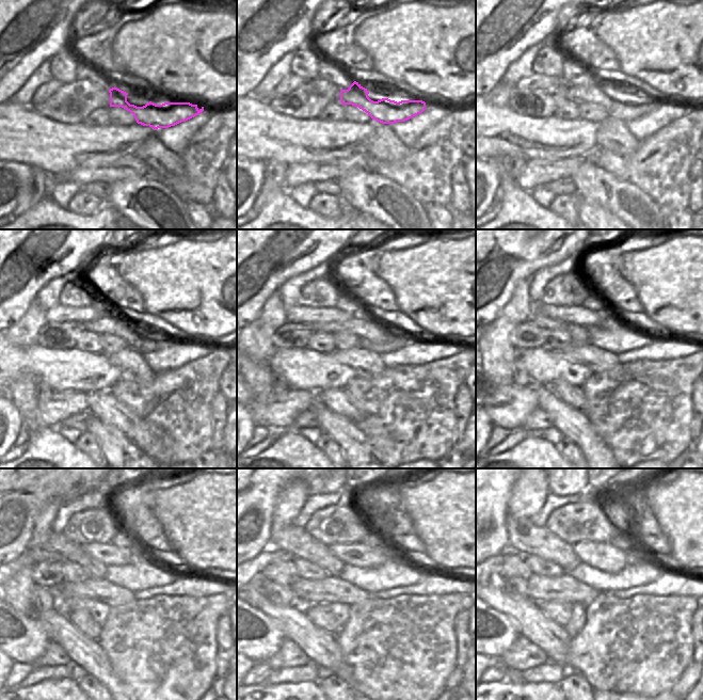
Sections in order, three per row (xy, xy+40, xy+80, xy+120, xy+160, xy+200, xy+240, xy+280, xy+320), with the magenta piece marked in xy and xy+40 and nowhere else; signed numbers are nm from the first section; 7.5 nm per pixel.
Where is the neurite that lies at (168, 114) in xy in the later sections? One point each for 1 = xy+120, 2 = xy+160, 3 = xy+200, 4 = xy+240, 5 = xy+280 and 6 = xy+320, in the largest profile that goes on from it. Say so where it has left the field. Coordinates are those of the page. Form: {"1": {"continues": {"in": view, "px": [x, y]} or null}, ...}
{"1": {"continues": {"in": "xy+120", "px": [137, 336]}}, "2": {"continues": {"in": "xy+160", "px": [358, 327]}}, "3": {"continues": {"in": "xy+200", "px": [548, 323]}}, "4": {"continues": {"in": "xy+240", "px": [32, 556]}}, "5": {"continues": {"in": "xy+280", "px": [271, 554]}}, "6": {"continues": {"in": "xy+320", "px": [497, 560]}}}

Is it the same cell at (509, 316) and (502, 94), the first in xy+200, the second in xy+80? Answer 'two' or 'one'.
one

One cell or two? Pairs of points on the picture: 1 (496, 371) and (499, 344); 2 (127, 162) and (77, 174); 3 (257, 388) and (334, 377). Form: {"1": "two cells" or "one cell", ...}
{"1": "one cell", "2": "one cell", "3": "two cells"}

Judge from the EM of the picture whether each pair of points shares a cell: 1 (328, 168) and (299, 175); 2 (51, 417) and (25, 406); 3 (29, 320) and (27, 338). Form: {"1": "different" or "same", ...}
{"1": "same", "2": "different", "3": "same"}

